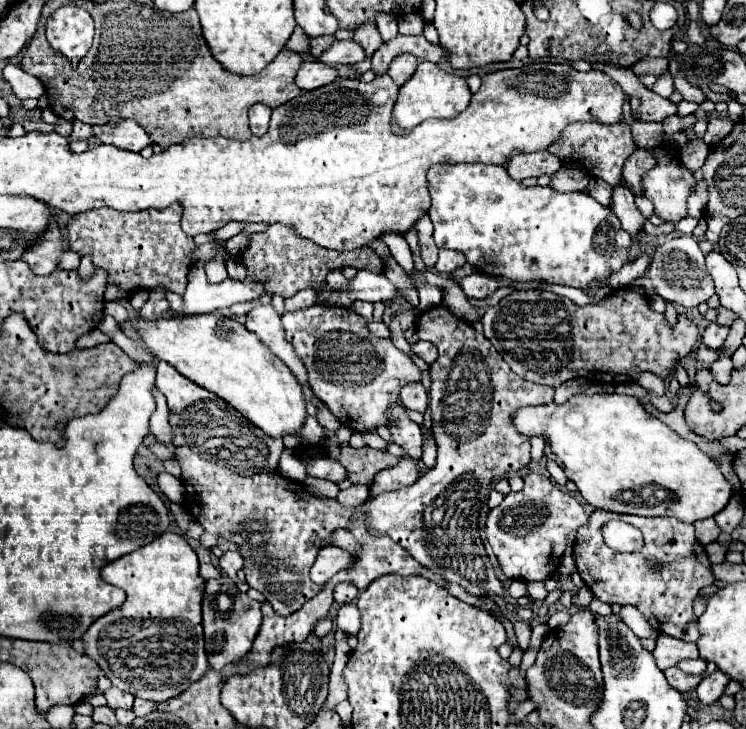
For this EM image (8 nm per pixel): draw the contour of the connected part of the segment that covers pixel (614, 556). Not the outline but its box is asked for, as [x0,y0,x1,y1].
[574,509,714,641]

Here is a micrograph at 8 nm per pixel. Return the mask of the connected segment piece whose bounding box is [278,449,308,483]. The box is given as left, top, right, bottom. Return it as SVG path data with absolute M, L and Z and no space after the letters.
M290 449L284 451L284 455L280 457L280 465L278 465L278 471L284 473L288 479L294 479L298 483L302 483L308 475L306 475L306 465L296 459L294 453L290 453Z

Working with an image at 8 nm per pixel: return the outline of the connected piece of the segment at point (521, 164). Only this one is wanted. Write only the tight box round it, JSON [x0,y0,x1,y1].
[506,151,562,181]

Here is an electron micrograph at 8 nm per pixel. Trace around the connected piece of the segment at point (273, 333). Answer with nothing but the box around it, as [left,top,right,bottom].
[246,305,308,385]

